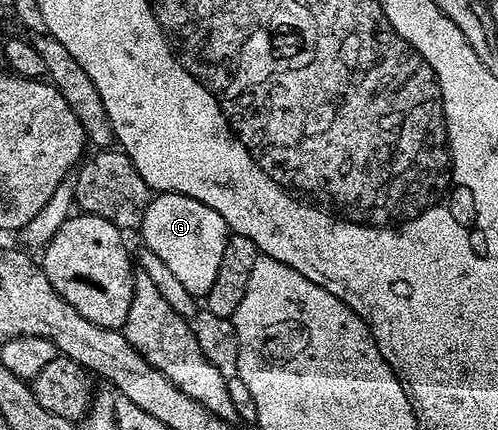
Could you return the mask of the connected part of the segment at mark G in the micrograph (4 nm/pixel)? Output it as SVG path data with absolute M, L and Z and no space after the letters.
M157 193L148 203L138 227L138 234L144 237L143 245L170 268L186 291L195 296L207 296L210 288L214 288L229 233L226 220L222 220L214 208L206 208L206 204L181 194Z

